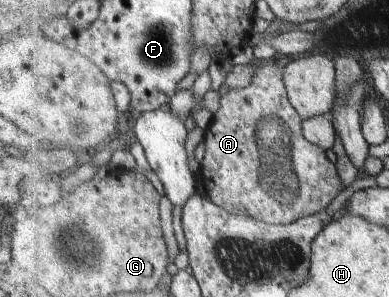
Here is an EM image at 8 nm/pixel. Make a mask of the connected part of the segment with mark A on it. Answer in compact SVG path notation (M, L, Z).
M266 64L257 70L249 87L228 90L221 97L220 110L204 129L206 155L200 164L199 178L210 199L232 214L250 215L271 225L288 225L310 218L323 211L342 190L336 166L326 156L325 150L310 142L303 134L301 113L294 108L287 94L285 67Z

